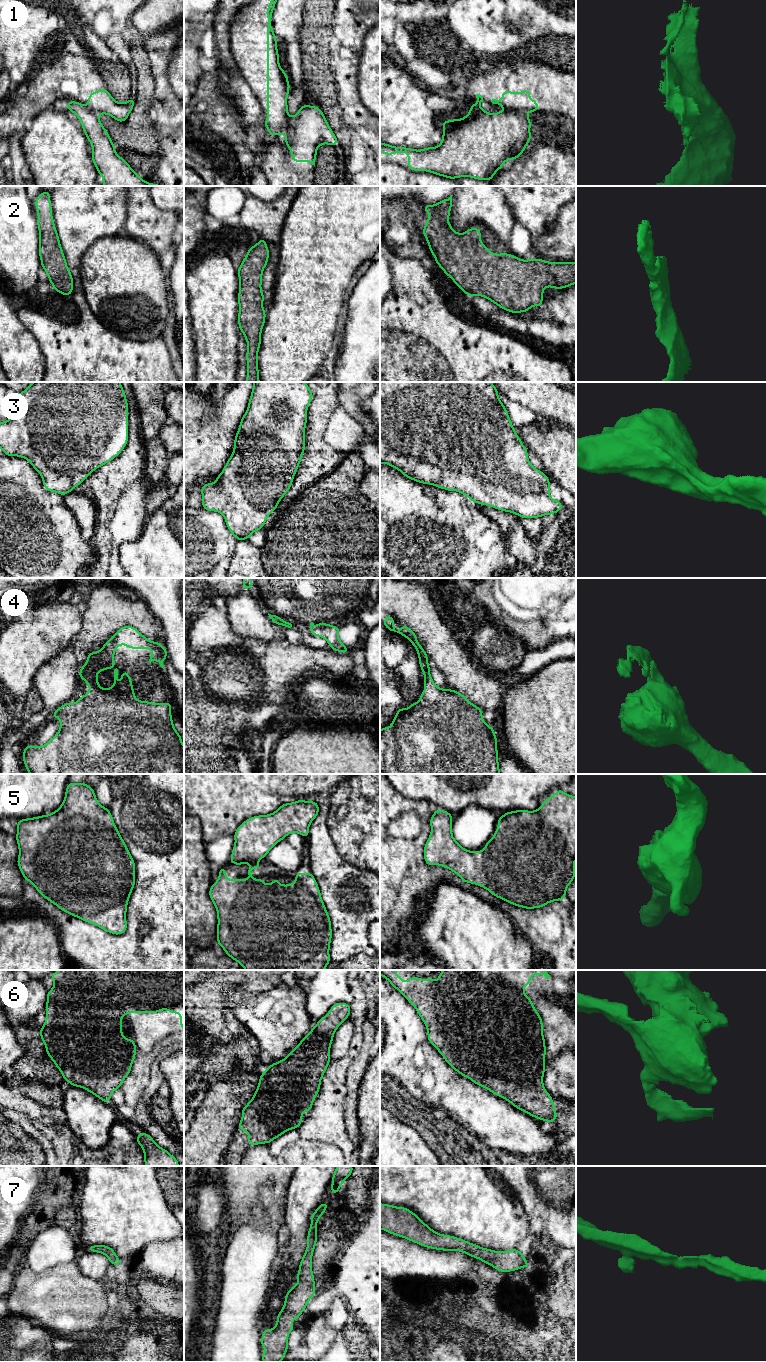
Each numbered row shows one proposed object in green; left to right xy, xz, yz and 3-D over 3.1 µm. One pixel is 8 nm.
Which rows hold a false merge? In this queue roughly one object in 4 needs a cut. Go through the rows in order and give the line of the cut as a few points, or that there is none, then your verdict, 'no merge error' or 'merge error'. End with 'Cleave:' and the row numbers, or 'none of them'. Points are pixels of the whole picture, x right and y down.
1: cut in yz along (505, 108), (524, 112); merge error
2: no cut; no merge error
3: no cut; no merge error
4: no cut; no merge error
5: no cut; no merge error
6: no cut; no merge error
7: no cut; no merge error
Cleave: 1

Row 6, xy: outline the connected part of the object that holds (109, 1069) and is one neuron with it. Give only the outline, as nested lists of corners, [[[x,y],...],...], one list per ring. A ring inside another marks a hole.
[[[59,970],[50,974],[54,986],[47,992],[46,1019],[39,1031],[47,1055],[60,1070],[63,1080],[81,1087],[107,1103],[129,1075],[137,1047],[122,1034],[122,1016],[129,1013],[159,1013],[168,1010],[180,1015],[184,1029],[184,970]]]

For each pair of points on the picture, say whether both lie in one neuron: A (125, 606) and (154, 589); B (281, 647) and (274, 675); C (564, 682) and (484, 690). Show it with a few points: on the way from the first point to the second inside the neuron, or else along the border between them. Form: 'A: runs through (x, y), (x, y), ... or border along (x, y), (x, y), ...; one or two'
A: border along (140, 598), (155, 616); two
B: runs through (281, 654), (281, 668); one
C: border along (505, 687), (502, 709), (500, 711); two

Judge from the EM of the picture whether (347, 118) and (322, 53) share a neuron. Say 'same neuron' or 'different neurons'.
same neuron

